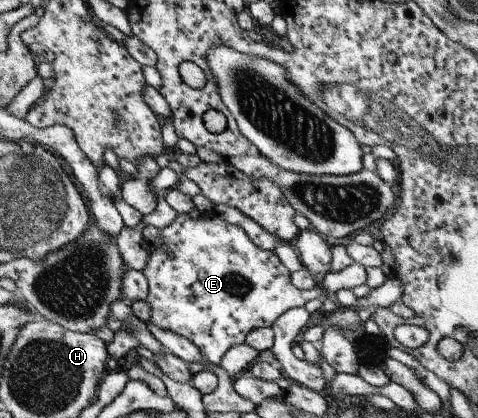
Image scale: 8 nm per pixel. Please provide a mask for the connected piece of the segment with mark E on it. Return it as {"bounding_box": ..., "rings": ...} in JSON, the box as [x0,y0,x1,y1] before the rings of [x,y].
{"bounding_box":[141,213,366,366],"rings":[[[208,213],[191,218],[187,214],[179,214],[160,231],[163,240],[161,245],[149,249],[145,267],[141,270],[148,286],[144,301],[149,304],[149,318],[144,324],[155,324],[159,329],[173,332],[182,338],[187,338],[197,346],[202,359],[209,360],[215,366],[219,365],[221,356],[233,346],[243,344],[245,336],[262,327],[271,327],[283,312],[294,307],[301,307],[305,302],[318,298],[319,295],[334,294],[341,288],[353,289],[364,285],[366,280],[365,268],[353,262],[339,272],[330,272],[318,279],[308,290],[293,286],[290,273],[279,262],[273,251],[263,251],[255,244],[239,226],[223,222],[217,215]]]}

